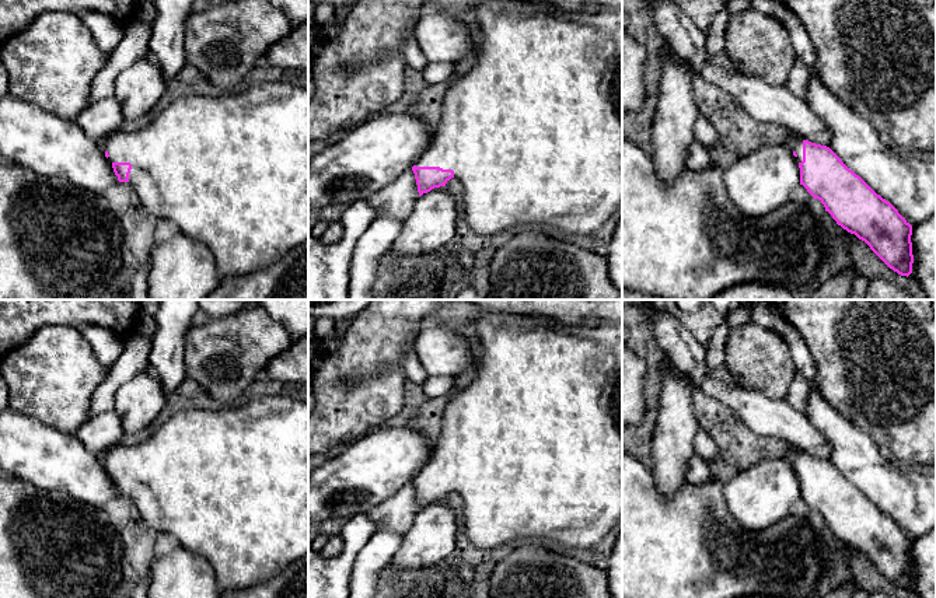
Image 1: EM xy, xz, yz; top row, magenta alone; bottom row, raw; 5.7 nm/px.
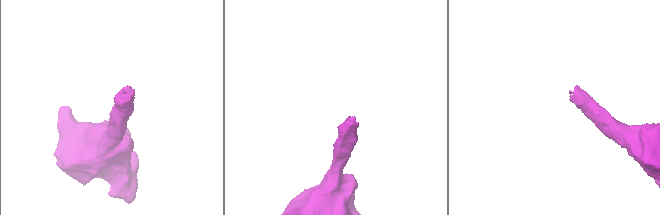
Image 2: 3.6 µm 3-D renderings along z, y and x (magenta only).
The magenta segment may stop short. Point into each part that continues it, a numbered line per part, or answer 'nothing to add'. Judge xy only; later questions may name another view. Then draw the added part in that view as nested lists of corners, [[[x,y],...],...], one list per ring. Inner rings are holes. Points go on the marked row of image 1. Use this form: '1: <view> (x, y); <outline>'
1: xy (230, 170); [[[262,83],[241,92],[213,91],[210,95],[188,94],[161,109],[154,120],[139,130],[116,130],[104,143],[111,162],[130,162],[129,183],[144,209],[158,220],[170,220],[178,230],[202,244],[213,253],[221,277],[255,272],[269,266],[291,248],[308,241],[308,88],[289,83]]]

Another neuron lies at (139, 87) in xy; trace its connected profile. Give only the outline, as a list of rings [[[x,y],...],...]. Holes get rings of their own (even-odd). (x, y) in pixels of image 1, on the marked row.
[[[140,59],[123,69],[113,81],[113,95],[125,120],[136,120],[151,111],[163,97],[165,83],[153,59]]]

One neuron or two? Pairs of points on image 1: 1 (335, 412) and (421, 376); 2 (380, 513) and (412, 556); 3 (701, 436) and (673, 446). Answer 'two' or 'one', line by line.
1: two
2: two
3: two

